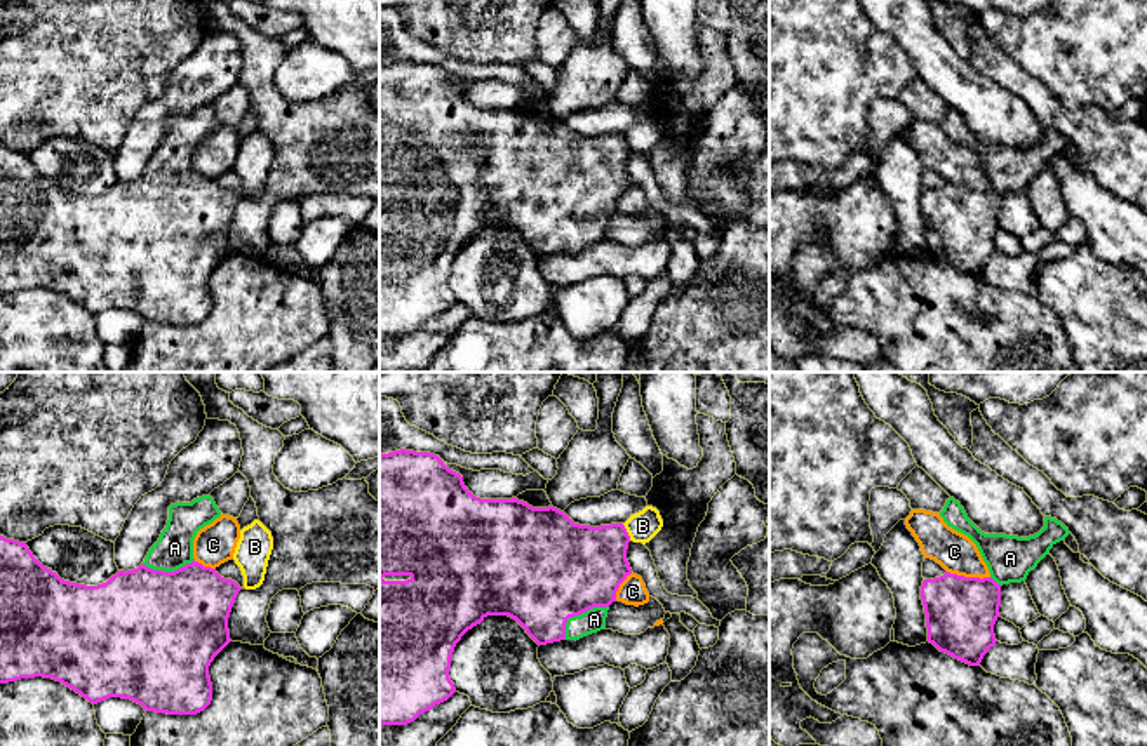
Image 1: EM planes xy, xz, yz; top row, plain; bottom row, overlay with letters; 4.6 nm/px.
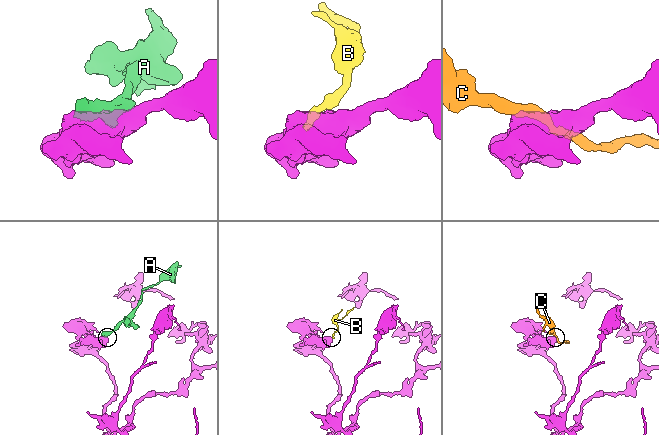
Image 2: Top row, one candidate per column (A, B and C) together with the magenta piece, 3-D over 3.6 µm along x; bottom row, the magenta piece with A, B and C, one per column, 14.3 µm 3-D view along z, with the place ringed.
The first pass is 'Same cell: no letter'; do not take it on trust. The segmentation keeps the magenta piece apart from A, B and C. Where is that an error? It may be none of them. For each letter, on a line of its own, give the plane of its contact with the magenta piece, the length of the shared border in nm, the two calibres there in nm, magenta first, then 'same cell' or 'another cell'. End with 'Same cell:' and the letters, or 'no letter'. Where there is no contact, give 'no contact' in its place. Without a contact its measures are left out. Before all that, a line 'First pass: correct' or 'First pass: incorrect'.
First pass: incorrect
A: meets magenta in xz; contact 260 nm long; 480 nm thick on the magenta side, 110 nm on the other; same cell
B: meets magenta in xz; contact 90 nm long; 360 nm thick on the magenta side, 140 nm on the other; another cell
C: meets magenta in yz; contact 200 nm long; 320 nm thick on the magenta side, 180 nm on the other; another cell
Same cell: A

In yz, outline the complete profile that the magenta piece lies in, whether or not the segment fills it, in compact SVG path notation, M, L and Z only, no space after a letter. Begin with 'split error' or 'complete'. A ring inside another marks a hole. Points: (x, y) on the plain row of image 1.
split error | M954 108L947 110L940 127L976 155L990 186L980 190L945 183L922 191L928 252L954 270L980 276L987 261L997 252L994 235L1001 226L1001 196L1025 191L1050 160L1070 143L1056 129L1044 127L1044 137L1029 148L985 144Z

